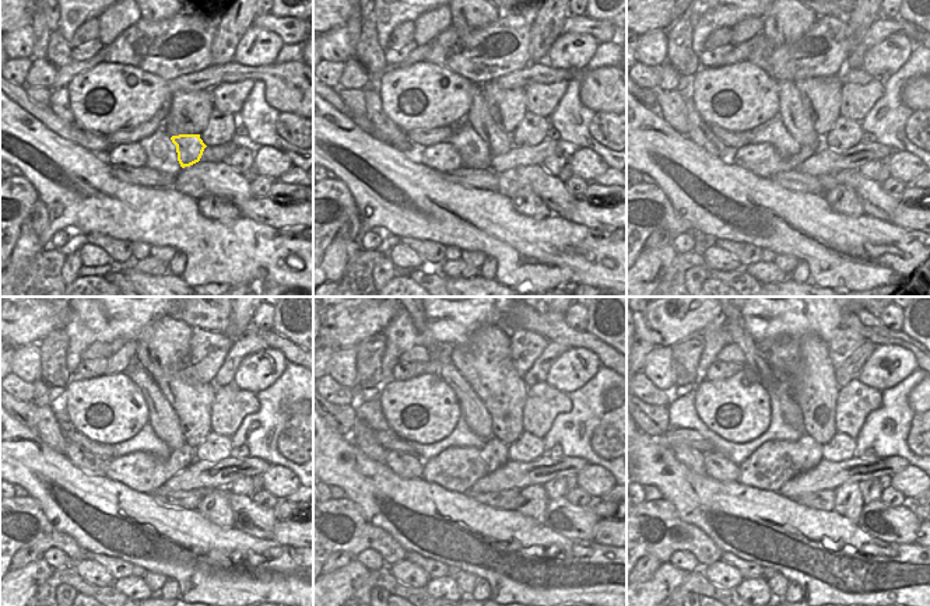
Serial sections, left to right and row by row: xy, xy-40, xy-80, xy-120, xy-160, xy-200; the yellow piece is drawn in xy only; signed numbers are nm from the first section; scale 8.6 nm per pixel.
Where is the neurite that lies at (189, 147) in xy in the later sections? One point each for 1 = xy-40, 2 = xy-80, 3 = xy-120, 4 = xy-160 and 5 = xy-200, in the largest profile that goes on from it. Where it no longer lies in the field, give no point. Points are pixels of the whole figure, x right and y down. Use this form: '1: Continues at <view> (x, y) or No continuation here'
1: Continues at xy-40 (499, 142)
2: Continues at xy-80 (792, 111)
3: Continues at xy-120 (162, 417)
4: Continues at xy-160 (477, 417)
5: Continues at xy-200 (755, 361).

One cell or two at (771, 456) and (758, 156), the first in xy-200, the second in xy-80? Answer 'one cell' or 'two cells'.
one cell

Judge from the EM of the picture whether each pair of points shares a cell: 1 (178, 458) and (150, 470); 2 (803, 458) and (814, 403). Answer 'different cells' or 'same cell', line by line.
1: same cell
2: different cells

